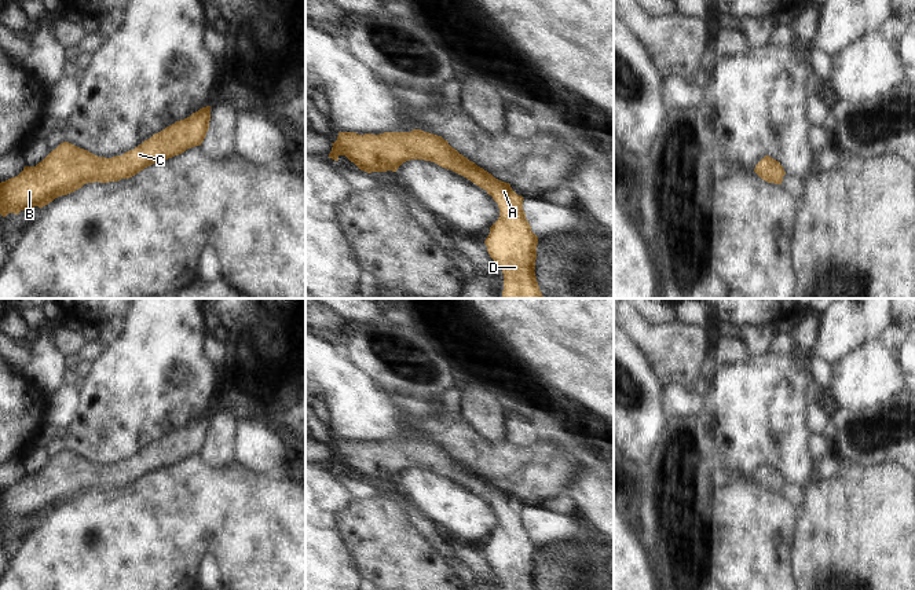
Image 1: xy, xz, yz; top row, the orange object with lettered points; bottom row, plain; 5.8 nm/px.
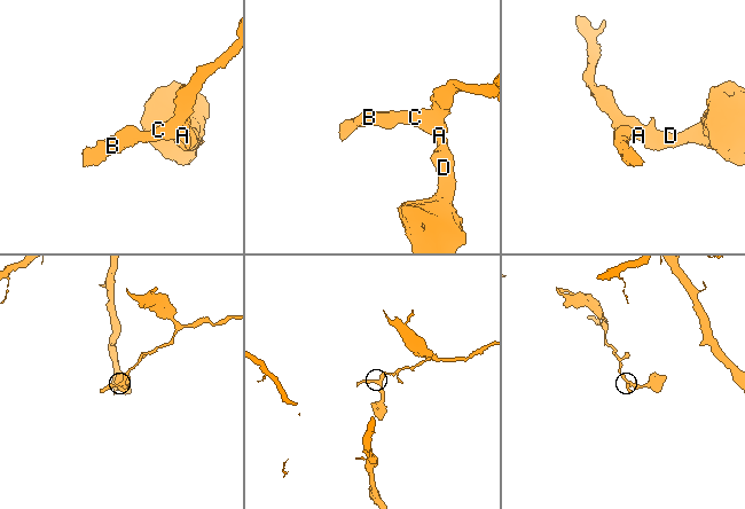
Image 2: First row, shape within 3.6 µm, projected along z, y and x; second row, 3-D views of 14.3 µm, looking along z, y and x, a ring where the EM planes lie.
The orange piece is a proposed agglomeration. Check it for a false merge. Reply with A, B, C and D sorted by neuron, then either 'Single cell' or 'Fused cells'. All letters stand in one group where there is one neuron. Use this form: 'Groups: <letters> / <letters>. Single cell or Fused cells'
Groups: A B C D. Single cell

